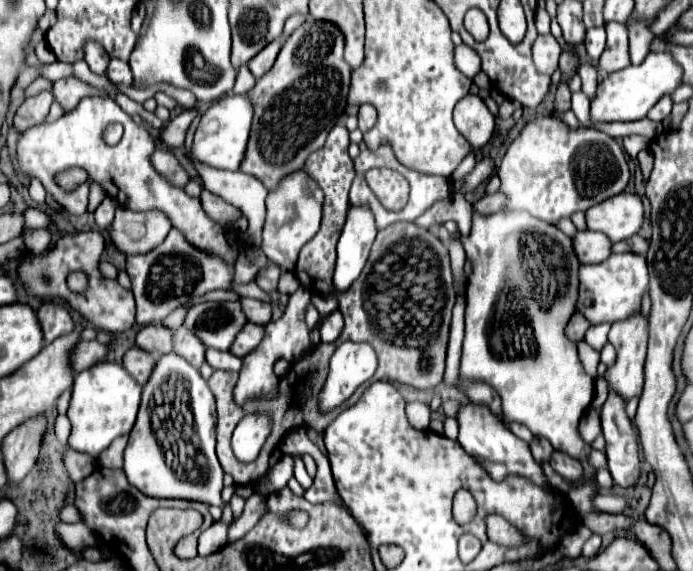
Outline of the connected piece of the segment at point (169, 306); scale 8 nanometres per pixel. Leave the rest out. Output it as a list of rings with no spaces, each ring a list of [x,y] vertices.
[[[172,228],[170,234],[166,236],[166,240],[160,246],[156,246],[154,250],[150,250],[146,254],[128,256],[126,272],[132,282],[132,294],[134,294],[136,306],[138,306],[136,322],[140,326],[160,324],[174,308],[178,308],[188,298],[202,296],[202,294],[206,294],[210,290],[218,290],[218,288],[224,288],[224,290],[232,288],[240,296],[250,296],[250,298],[270,302],[268,294],[264,290],[260,290],[256,286],[256,282],[232,286],[230,282],[234,278],[234,268],[228,266],[226,262],[222,262],[220,258],[204,254],[198,248],[190,246],[186,242],[186,238],[182,236],[182,232],[178,232],[176,228]]]

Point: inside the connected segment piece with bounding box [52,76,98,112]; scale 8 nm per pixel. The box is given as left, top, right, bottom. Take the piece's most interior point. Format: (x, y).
(69, 92)

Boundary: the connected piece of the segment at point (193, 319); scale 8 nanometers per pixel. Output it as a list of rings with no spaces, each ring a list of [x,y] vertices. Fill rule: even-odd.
[[[204,302],[188,308],[184,326],[192,330],[206,348],[230,350],[234,336],[246,324],[238,302]]]

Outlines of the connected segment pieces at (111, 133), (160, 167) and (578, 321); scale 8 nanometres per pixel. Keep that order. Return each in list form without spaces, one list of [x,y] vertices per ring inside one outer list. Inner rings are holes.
[[[114,123],[106,128],[104,138],[106,138],[108,144],[118,144],[120,138],[122,138],[123,132],[123,126],[119,123]]]
[[[156,150],[150,156],[150,162],[154,166],[154,170],[158,174],[162,174],[170,184],[184,188],[188,182],[188,174],[184,172],[184,168],[178,164],[178,160],[168,152],[168,150]]]
[[[576,312],[576,314],[572,314],[572,318],[570,318],[568,326],[566,326],[566,336],[568,336],[570,340],[574,340],[574,342],[580,342],[580,340],[584,338],[588,326],[590,326],[590,322],[588,322],[582,314]]]

